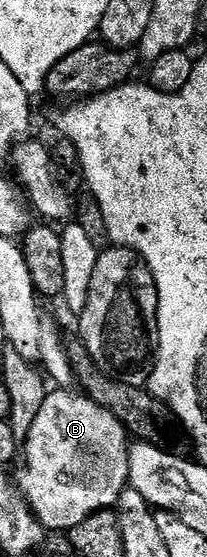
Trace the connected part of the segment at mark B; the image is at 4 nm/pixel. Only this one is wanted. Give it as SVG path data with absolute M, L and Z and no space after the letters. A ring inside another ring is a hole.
M54 388L47 393L39 416L24 437L26 463L18 478L16 474L16 486L22 489L21 497L25 505L30 507L38 523L50 532L68 532L90 514L111 509L117 503L118 495L127 489L130 480L128 435L122 421L111 410L105 410L92 399L74 392L70 388Z

